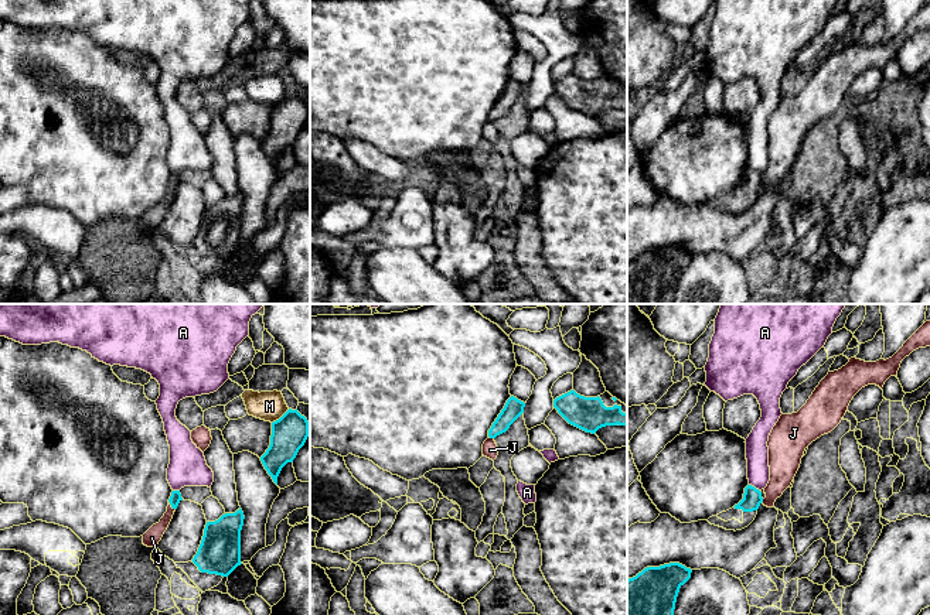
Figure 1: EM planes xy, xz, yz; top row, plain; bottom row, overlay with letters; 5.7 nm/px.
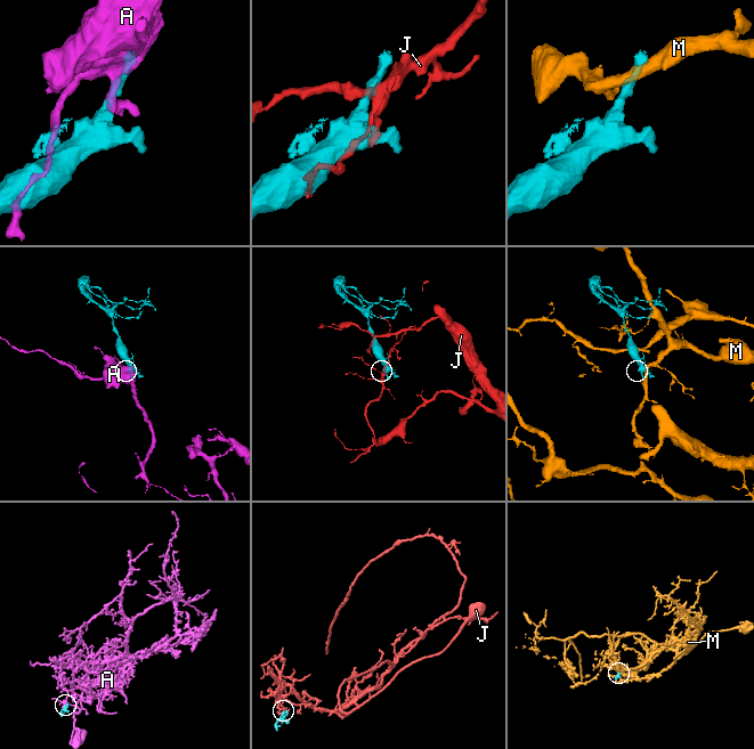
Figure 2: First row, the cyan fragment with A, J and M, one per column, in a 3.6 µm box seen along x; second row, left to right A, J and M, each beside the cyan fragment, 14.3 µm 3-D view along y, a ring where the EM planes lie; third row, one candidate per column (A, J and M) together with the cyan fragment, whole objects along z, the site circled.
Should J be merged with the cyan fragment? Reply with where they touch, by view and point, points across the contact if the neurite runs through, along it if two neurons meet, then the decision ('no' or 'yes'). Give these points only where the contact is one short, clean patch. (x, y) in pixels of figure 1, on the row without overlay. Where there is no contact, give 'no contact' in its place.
contact xy (170, 187); border xy (169, 184), (174, 192); no

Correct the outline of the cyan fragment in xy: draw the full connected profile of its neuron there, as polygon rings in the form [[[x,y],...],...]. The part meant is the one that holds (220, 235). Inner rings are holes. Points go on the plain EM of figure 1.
[[[243,195],[225,197],[215,205],[207,205],[204,219],[193,246],[201,256],[228,260],[241,249],[241,213]]]

